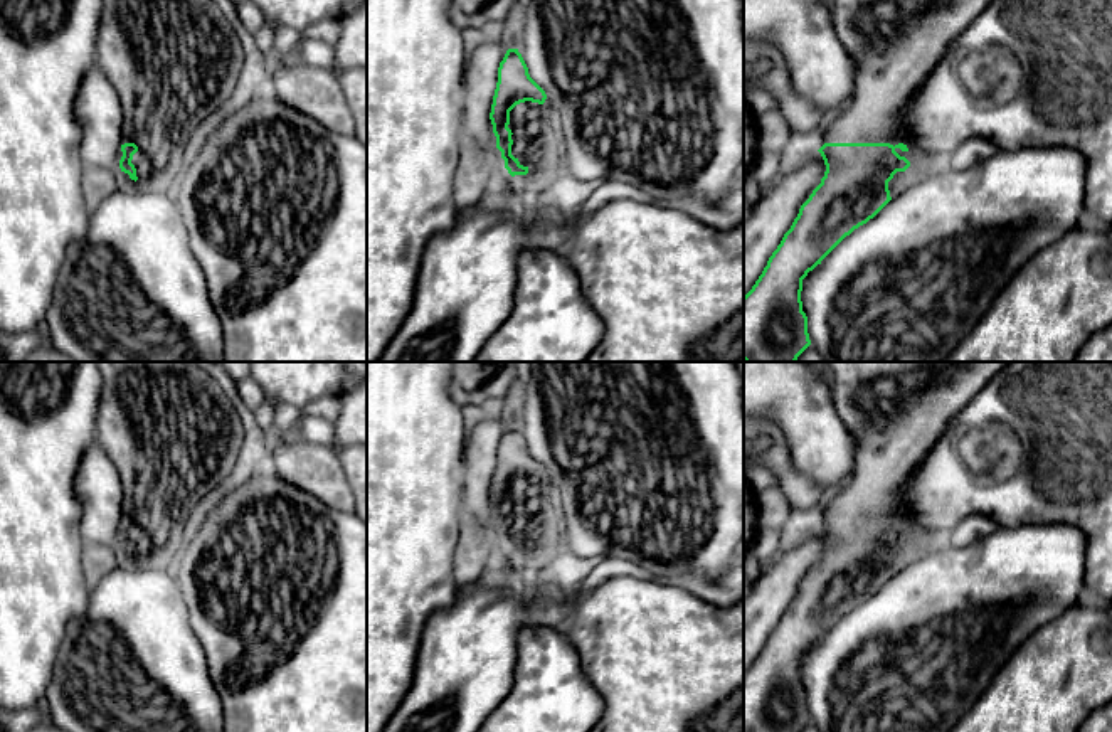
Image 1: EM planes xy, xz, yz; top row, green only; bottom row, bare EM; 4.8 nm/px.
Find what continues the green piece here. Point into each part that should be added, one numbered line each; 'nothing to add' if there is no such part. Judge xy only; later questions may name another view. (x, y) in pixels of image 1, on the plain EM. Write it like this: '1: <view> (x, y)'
1: xy (167, 426)

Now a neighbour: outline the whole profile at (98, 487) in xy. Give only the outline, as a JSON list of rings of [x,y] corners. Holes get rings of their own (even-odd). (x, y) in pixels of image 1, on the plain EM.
[[[98,443],[81,458],[74,493],[81,503],[84,544],[113,545],[121,527],[123,486],[116,466]]]

